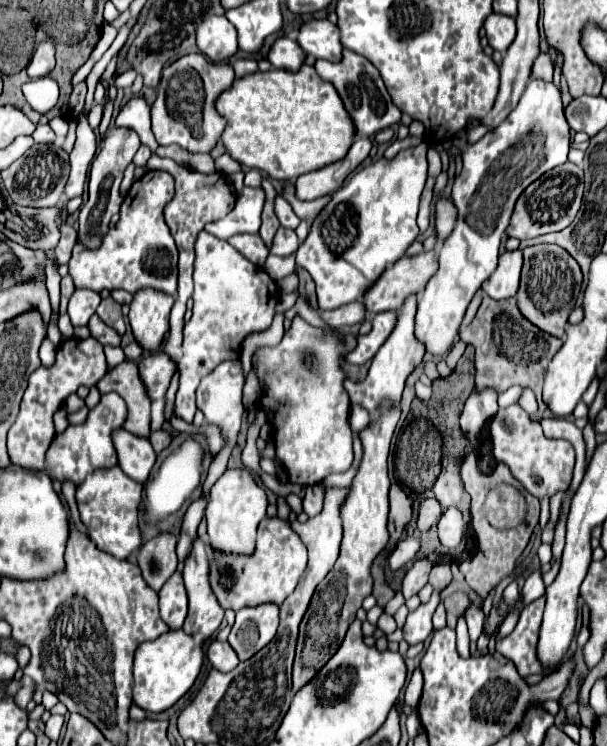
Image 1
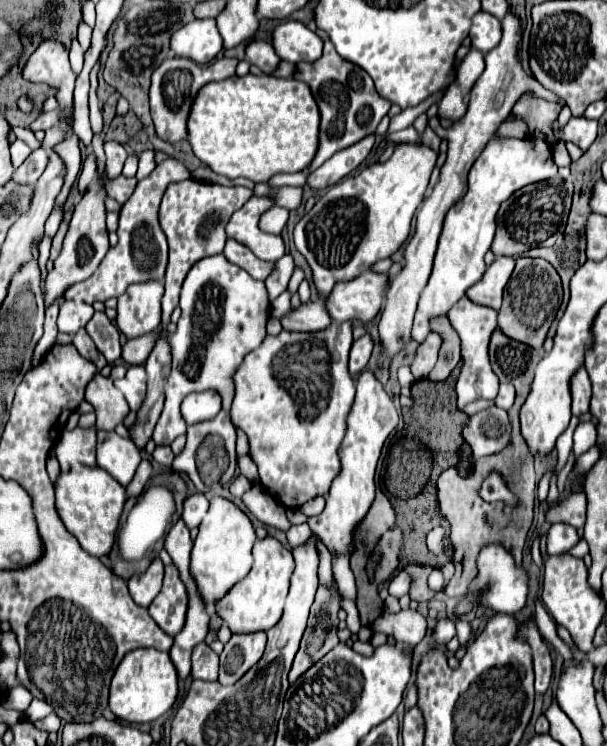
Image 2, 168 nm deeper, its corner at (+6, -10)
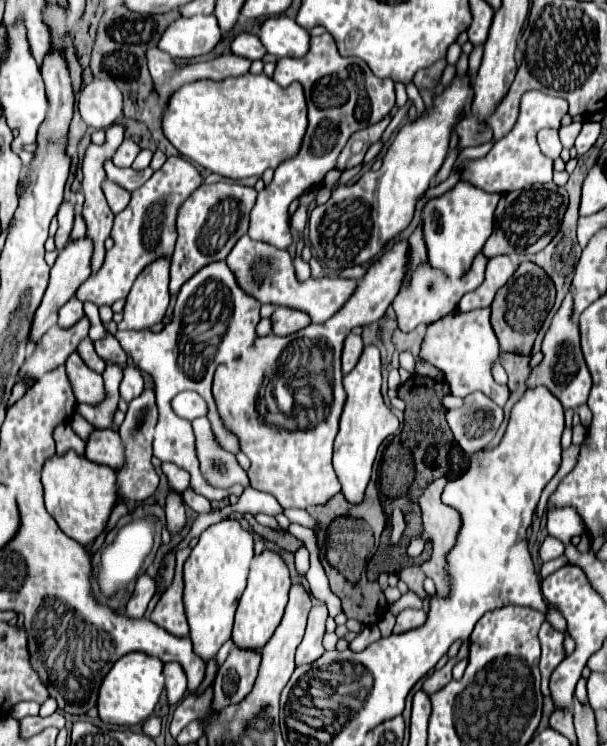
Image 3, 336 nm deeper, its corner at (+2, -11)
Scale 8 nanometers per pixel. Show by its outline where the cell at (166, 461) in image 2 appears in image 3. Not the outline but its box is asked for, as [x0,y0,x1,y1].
[162,462,190,492]

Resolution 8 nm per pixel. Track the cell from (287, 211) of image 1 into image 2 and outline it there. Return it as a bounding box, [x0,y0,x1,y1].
[266,255,294,301]

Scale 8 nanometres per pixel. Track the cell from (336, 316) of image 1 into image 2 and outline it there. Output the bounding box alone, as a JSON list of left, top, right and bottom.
[282,299,332,333]

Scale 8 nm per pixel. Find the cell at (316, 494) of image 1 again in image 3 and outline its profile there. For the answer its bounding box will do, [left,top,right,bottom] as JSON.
[296,546,310,576]

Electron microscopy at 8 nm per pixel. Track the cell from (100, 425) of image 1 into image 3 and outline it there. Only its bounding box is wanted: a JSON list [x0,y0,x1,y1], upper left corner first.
[54,424,86,456]

